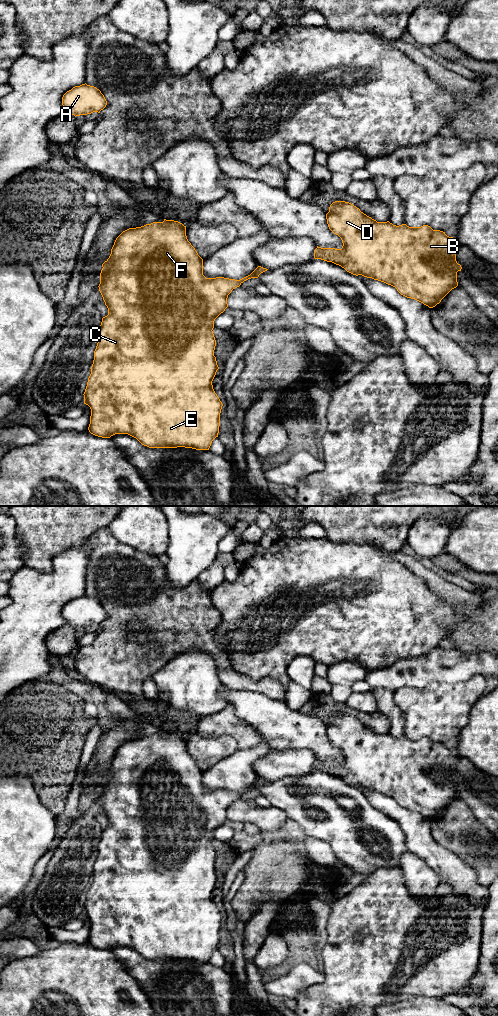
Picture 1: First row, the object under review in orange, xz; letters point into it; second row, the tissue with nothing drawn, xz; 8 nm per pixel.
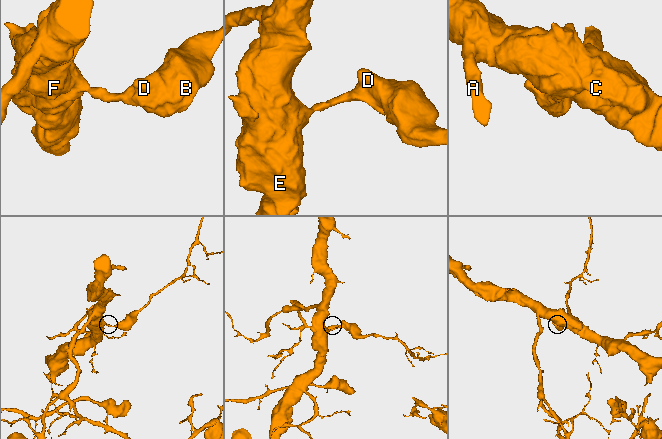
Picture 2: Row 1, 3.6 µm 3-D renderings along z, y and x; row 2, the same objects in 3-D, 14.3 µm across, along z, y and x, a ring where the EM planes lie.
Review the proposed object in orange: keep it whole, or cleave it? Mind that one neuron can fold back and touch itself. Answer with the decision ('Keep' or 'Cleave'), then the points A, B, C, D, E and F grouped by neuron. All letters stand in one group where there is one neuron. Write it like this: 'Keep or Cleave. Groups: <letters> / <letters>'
Keep. Groups: A B C D E F

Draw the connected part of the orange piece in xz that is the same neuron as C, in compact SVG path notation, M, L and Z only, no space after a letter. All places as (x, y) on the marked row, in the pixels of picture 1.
M166 219L163 222L153 222L123 231L116 238L111 249L111 254L102 264L102 267L98 287L108 308L108 315L102 318L98 330L98 343L94 351L91 374L83 394L84 404L88 405L91 409L89 432L102 438L110 438L115 434L128 434L149 448L185 447L196 450L209 450L212 441L218 437L220 413L223 406L212 385L212 381L219 369L216 357L214 356L216 346L216 340L212 331L214 321L228 307L227 298L233 289L239 287L248 279L258 278L261 273L268 269L258 266L250 275L240 280L224 277L206 278L203 275L203 259L188 241L186 226L178 221Z

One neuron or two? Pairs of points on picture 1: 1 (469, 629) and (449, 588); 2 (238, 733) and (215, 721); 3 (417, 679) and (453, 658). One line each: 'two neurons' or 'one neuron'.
1: one neuron
2: one neuron
3: one neuron

